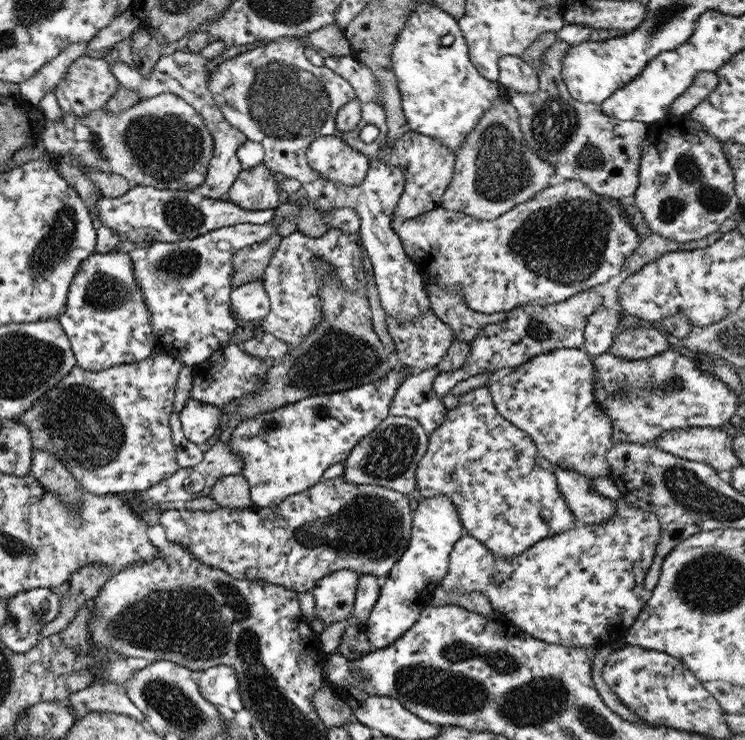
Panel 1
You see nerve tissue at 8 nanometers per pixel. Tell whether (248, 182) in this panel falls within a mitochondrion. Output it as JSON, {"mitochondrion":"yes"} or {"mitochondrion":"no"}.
{"mitochondrion":"no"}

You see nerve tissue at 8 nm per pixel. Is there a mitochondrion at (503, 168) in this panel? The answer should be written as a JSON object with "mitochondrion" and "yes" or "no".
{"mitochondrion":"yes"}

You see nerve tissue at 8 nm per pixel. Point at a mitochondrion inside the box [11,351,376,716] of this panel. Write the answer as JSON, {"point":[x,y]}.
{"point":[75,420]}

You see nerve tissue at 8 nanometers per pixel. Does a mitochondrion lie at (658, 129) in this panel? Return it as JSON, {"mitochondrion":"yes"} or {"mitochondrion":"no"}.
{"mitochondrion":"no"}

